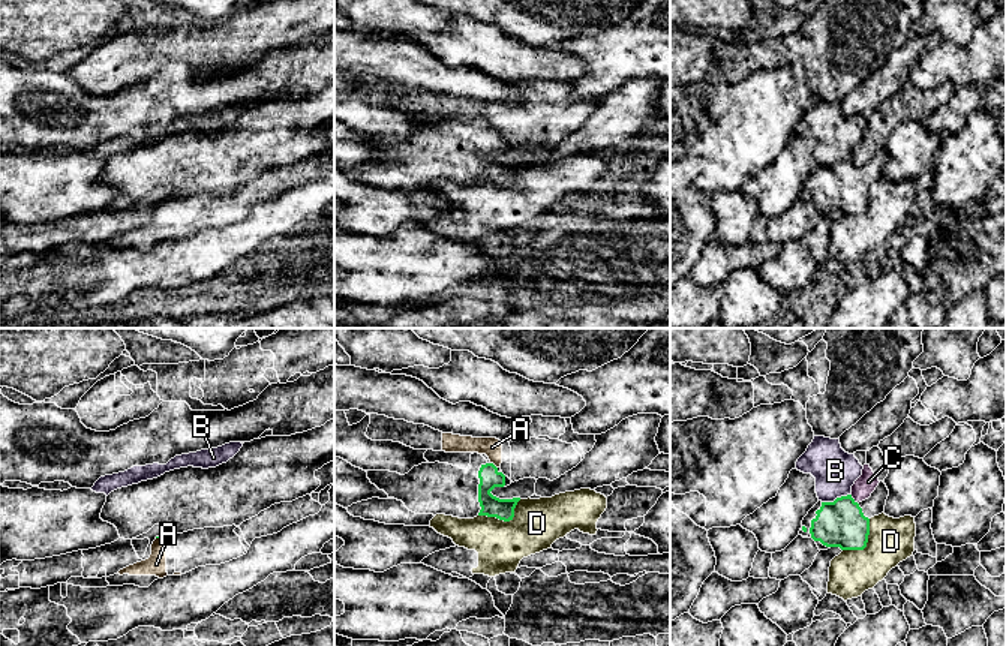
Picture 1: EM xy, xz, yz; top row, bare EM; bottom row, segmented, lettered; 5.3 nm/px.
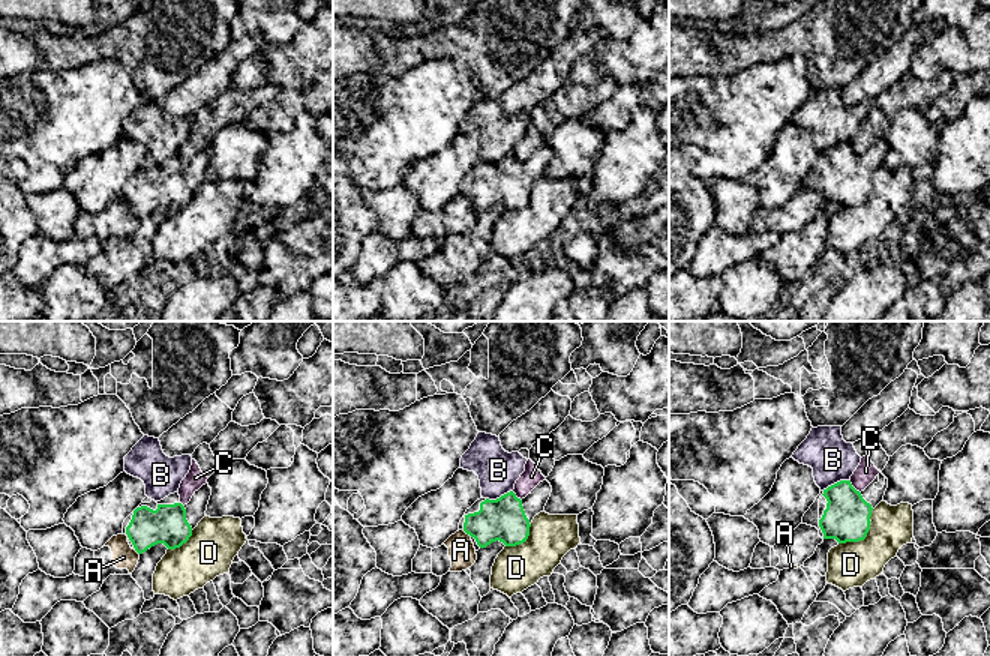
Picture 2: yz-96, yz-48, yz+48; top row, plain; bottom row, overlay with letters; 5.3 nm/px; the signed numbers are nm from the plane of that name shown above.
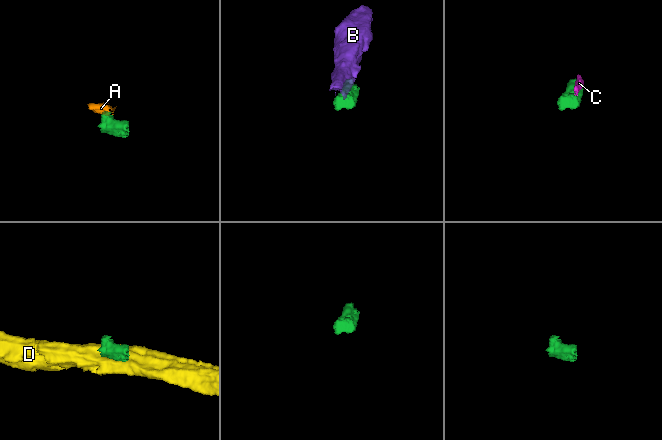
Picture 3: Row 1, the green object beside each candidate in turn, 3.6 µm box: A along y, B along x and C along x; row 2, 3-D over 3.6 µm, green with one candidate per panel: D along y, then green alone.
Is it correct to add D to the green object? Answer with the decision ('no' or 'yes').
no

